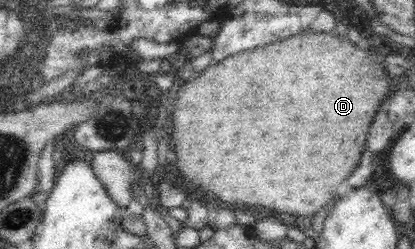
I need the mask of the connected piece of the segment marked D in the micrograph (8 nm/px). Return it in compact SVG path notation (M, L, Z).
M323 32L289 36L289 38L284 38L275 42L275 44L266 44L253 50L239 52L239 54L228 56L222 61L209 65L204 71L195 74L193 80L188 81L183 76L180 82L181 84L177 84L177 93L173 100L173 112L169 115L169 120L173 122L173 128L169 126L168 120L167 127L163 128L163 131L171 132L169 134L171 136L169 146L175 152L175 166L177 166L179 174L183 176L183 180L193 184L195 190L203 192L203 196L217 198L217 200L227 202L231 206L261 206L261 208L267 208L267 210L275 210L275 212L287 213L295 217L309 217L331 203L337 195L339 184L359 164L361 152L365 148L363 128L371 126L379 104L384 102L389 90L395 86L393 79L387 75L383 62L377 60L375 51L372 53L367 51L367 46L365 47L364 44L361 45L361 48L357 48L351 42L343 40L342 37L323 34Z

